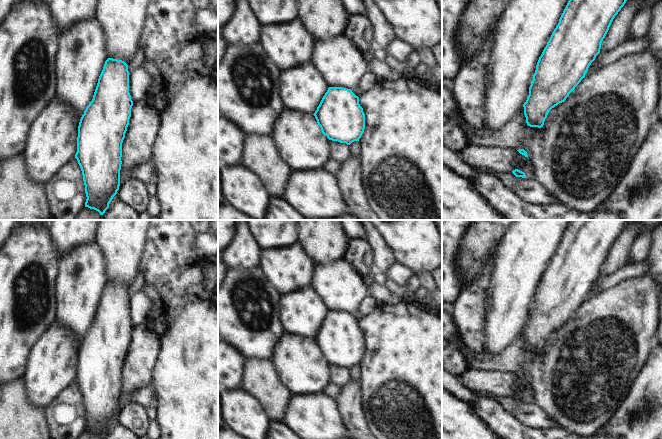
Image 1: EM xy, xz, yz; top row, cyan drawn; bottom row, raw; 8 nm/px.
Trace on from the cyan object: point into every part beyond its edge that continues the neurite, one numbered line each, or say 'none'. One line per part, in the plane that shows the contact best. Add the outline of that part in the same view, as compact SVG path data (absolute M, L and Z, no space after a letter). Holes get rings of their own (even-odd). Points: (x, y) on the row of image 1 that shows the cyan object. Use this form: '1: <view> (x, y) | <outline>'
none

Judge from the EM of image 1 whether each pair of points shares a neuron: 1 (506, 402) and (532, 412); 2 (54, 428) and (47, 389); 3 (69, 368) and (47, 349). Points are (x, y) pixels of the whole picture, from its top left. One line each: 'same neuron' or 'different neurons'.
1: same neuron
2: different neurons
3: same neuron

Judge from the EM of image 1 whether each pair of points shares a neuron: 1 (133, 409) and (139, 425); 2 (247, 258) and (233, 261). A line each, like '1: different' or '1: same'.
1: same
2: same

